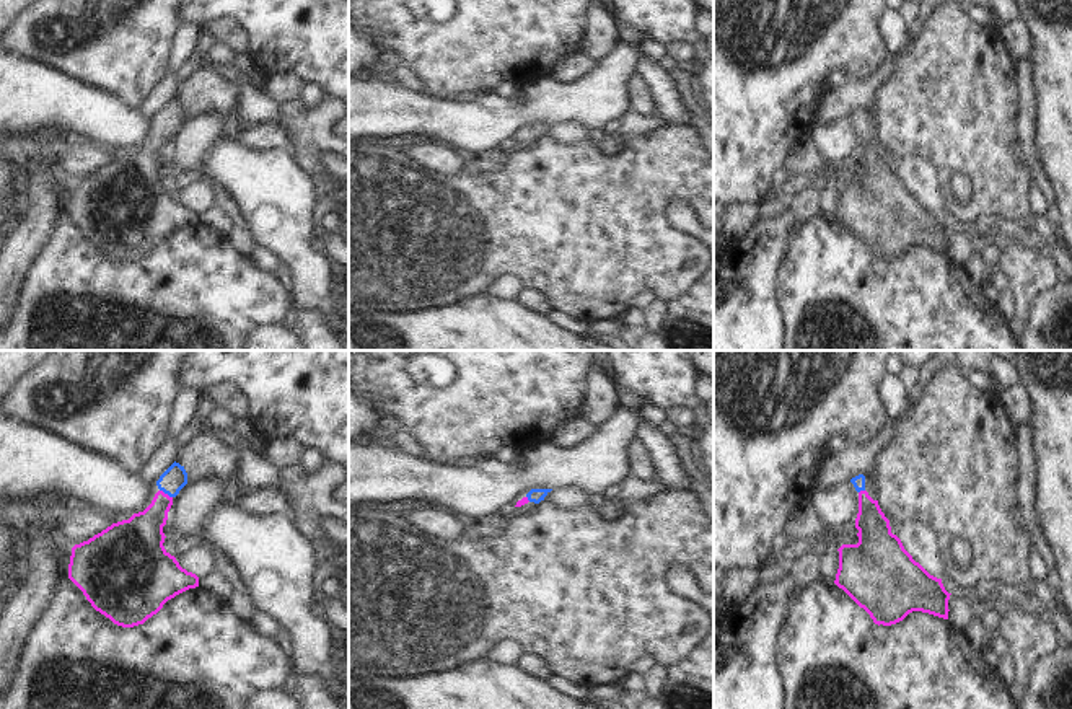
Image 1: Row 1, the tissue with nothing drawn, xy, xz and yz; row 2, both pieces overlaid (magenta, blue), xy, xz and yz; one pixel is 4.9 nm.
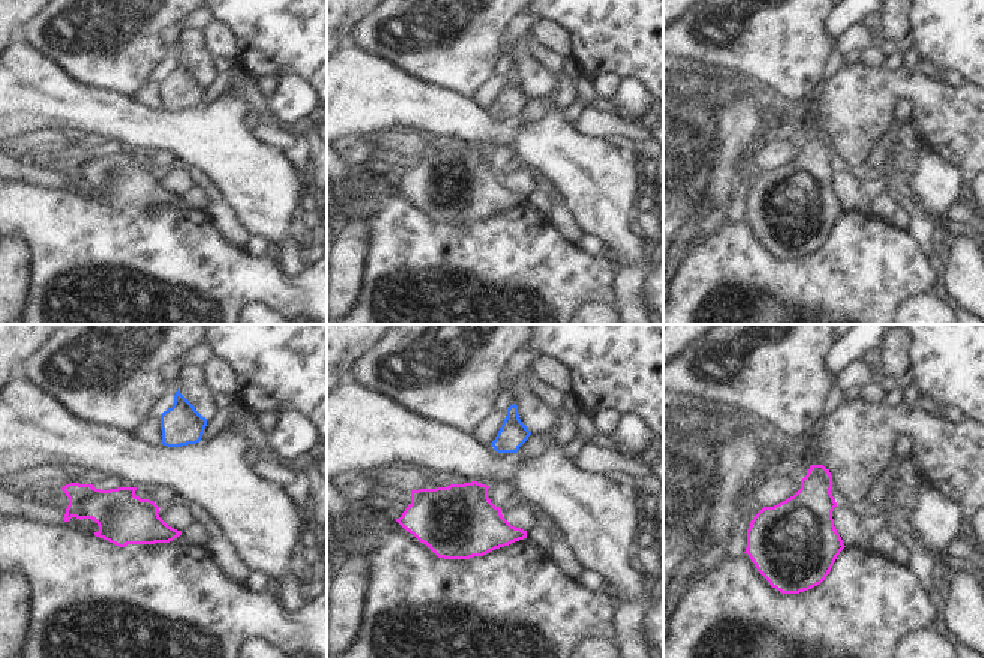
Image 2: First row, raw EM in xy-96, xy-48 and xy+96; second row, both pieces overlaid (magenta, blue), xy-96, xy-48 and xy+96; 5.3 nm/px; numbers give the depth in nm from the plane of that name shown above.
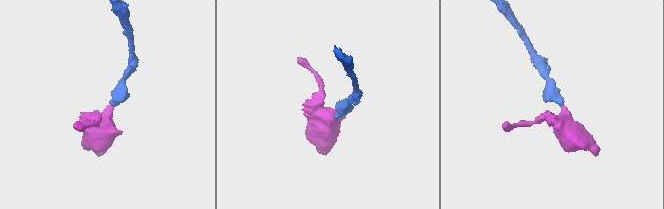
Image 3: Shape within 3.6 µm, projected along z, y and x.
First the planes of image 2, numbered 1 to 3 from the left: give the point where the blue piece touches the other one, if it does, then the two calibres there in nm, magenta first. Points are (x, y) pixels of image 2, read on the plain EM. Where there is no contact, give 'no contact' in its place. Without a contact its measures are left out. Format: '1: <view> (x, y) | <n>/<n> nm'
1: no contact
2: no contact
3: no contact

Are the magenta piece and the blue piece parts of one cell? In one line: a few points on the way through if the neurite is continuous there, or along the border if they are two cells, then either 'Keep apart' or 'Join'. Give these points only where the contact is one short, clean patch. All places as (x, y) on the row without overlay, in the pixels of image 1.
Path across: xy (140, 171), (166, 129), (175, 113). Join

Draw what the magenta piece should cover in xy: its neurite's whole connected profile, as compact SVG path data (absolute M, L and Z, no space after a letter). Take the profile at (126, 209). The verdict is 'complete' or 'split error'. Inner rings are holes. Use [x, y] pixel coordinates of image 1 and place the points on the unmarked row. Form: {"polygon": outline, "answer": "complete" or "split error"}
{"polygon": "M173 98L156 116L158 127L152 139L129 155L112 158L88 176L72 183L68 214L83 227L91 241L122 262L143 259L156 249L163 240L176 230L199 222L199 212L187 207L171 191L163 178L163 161L173 134L187 119L187 108L179 98Z", "answer": "split error"}

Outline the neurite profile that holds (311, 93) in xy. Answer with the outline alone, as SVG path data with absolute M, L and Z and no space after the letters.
M306 80L300 91L300 98L308 108L314 108L324 101L326 91L316 81Z

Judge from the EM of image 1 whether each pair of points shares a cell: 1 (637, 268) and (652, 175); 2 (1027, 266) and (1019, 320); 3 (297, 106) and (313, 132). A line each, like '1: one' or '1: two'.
1: one
2: one
3: one

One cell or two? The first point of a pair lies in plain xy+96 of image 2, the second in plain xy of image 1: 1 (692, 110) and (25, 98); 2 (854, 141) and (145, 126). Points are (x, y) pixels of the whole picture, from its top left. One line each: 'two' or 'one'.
1: two
2: two

